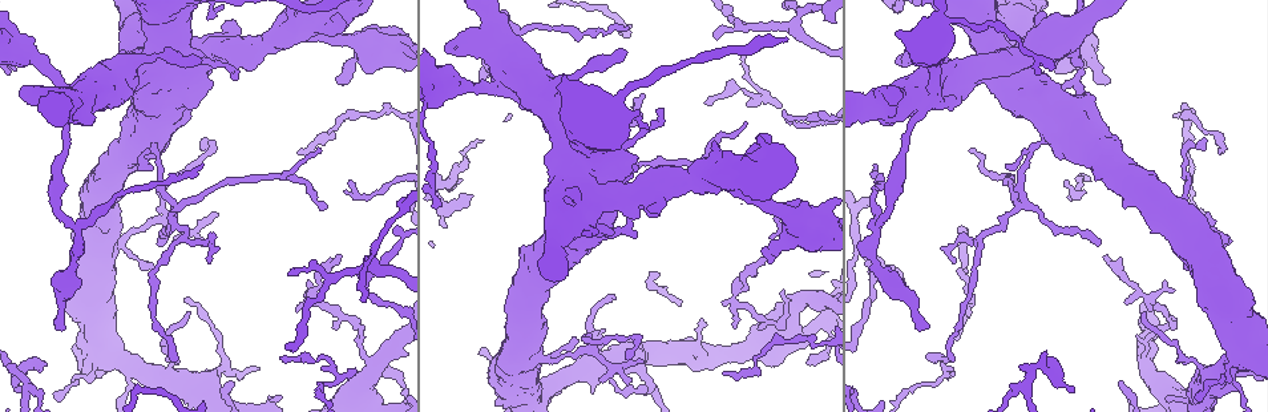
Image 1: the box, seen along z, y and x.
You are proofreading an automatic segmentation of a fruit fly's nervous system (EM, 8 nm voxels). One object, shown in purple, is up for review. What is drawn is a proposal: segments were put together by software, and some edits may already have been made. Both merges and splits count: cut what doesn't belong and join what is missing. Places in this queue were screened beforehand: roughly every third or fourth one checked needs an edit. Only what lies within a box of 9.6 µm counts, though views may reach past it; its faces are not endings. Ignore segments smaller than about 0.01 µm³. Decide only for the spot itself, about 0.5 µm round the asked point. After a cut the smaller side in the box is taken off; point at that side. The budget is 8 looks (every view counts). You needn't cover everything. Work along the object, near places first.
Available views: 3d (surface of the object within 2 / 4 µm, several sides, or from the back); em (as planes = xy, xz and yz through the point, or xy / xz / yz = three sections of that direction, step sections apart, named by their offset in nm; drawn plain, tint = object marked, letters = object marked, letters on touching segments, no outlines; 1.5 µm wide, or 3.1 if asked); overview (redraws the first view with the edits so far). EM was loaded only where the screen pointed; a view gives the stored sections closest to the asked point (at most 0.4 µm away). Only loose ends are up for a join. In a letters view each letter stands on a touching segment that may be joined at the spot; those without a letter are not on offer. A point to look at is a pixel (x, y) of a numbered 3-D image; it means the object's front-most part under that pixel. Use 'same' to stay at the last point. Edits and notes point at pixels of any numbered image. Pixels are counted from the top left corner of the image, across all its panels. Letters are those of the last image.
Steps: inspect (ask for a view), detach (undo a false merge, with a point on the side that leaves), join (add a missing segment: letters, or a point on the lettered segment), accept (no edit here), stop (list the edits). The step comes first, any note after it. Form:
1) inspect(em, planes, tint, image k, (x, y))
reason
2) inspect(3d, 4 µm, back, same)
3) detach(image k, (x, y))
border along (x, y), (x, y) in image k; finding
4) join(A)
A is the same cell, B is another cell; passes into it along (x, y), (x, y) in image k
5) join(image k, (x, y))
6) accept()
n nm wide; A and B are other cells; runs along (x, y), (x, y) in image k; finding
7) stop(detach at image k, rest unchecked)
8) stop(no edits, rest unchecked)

inspect(em, planes, letters, image 1, (641, 361))
thin end

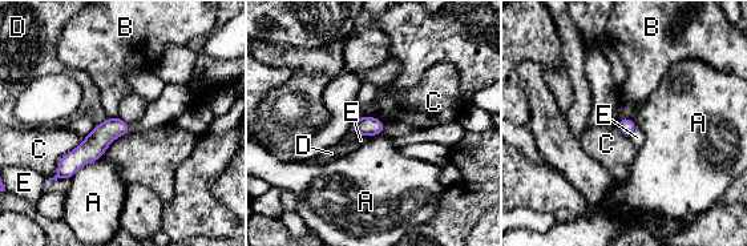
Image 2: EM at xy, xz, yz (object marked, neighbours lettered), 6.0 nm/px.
accept()
A, B, C, D and E are other cells; none of them fits

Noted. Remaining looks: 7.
inspect(3d, 4 µm, image 1, (535, 357))
thick turns thin

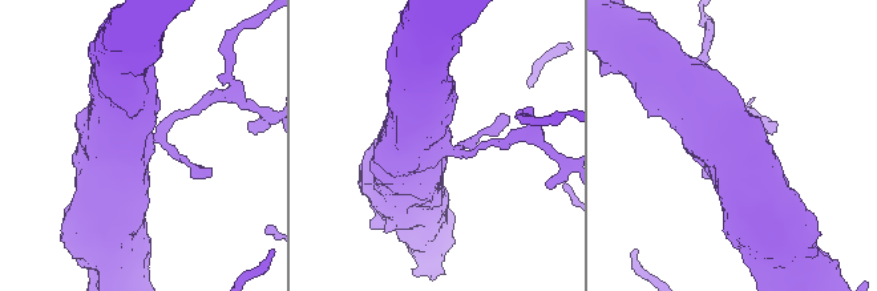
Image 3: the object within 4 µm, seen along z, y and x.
inspect(em, xy, step 4, tint, image 3, (439, 145))
need the tissue

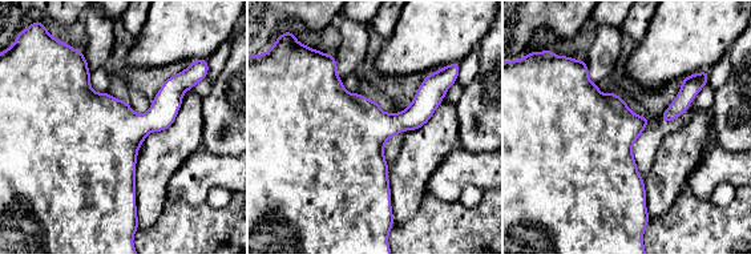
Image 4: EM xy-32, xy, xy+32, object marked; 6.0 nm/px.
inspect(em, planes, letters, same)
another direction

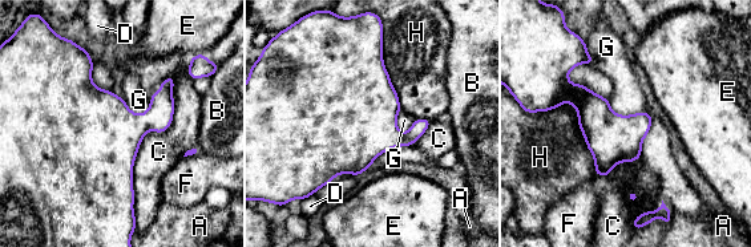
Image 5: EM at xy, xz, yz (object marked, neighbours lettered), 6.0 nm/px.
accept()
A, B, C, D, E, F, G and H are other cells; one neuron here

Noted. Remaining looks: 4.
inspect(3d, 2 µm, image 1, (965, 284))

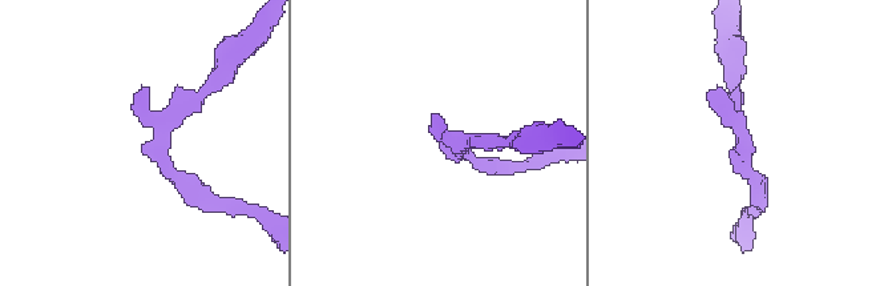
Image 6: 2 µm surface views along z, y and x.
inspect(em, planes, plain, image 6, (747, 146))

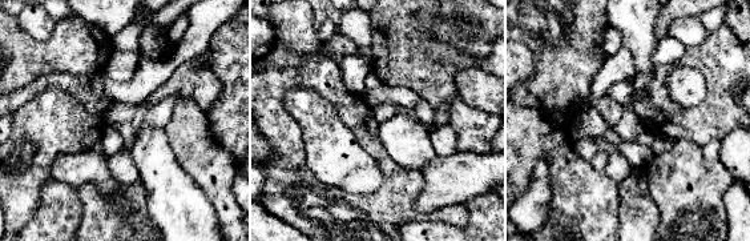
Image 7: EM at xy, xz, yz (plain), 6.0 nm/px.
inspect(em, planes, letters, same)
see the neighbours

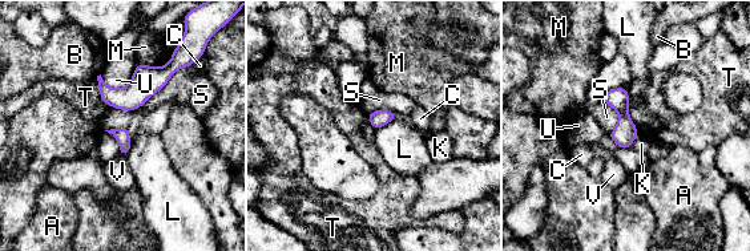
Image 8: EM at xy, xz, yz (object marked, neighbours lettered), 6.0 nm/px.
accept()
S touches over 550 nm; A, B, C, K, L, M, S, T, U and V are other cells; one neuron here

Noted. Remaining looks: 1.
stop(no edits, rest unchecked)

